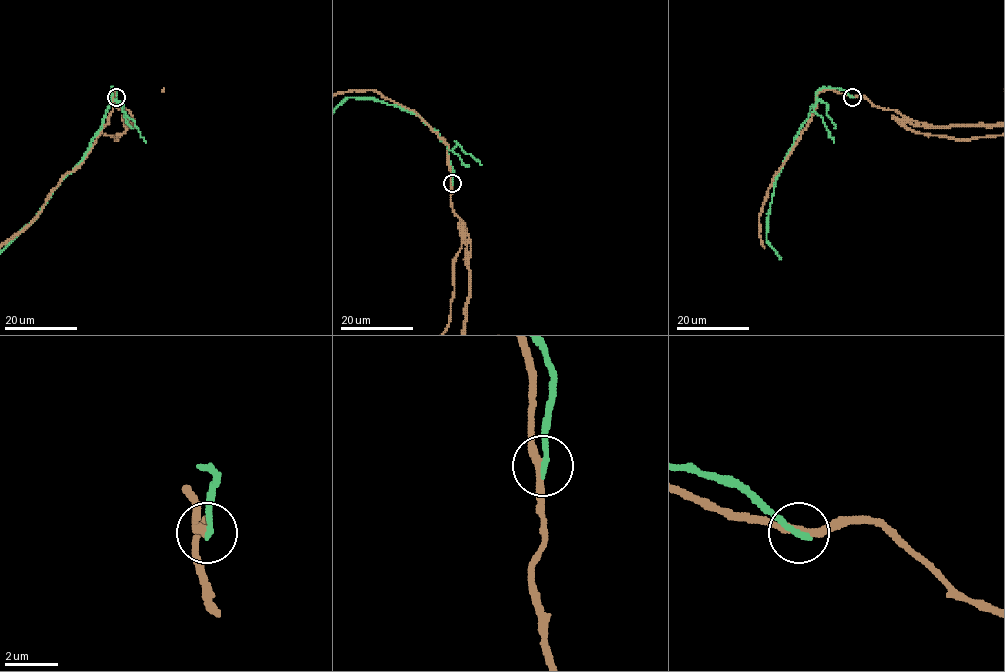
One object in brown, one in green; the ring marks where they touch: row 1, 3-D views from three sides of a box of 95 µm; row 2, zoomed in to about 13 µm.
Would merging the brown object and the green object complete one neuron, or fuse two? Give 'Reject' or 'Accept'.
Reject

